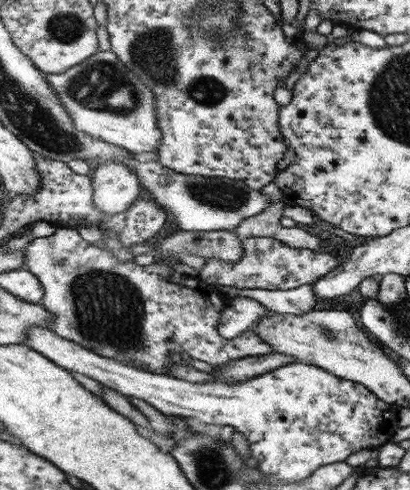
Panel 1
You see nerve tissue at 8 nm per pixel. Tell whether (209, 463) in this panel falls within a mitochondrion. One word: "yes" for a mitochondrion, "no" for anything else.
yes

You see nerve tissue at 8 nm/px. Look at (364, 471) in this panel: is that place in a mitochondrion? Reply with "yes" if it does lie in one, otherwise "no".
no

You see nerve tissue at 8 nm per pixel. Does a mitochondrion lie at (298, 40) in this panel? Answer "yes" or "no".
no

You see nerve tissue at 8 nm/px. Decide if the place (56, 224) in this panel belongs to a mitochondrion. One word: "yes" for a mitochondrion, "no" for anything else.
no

